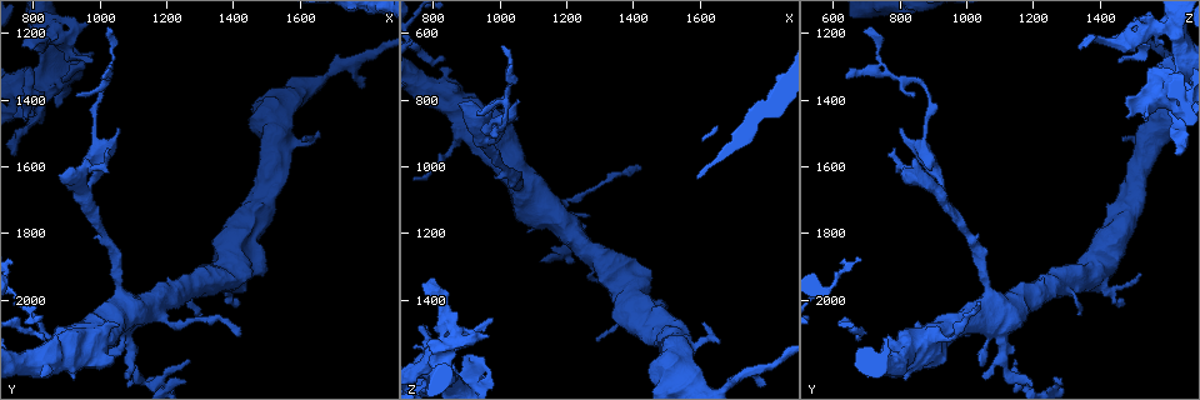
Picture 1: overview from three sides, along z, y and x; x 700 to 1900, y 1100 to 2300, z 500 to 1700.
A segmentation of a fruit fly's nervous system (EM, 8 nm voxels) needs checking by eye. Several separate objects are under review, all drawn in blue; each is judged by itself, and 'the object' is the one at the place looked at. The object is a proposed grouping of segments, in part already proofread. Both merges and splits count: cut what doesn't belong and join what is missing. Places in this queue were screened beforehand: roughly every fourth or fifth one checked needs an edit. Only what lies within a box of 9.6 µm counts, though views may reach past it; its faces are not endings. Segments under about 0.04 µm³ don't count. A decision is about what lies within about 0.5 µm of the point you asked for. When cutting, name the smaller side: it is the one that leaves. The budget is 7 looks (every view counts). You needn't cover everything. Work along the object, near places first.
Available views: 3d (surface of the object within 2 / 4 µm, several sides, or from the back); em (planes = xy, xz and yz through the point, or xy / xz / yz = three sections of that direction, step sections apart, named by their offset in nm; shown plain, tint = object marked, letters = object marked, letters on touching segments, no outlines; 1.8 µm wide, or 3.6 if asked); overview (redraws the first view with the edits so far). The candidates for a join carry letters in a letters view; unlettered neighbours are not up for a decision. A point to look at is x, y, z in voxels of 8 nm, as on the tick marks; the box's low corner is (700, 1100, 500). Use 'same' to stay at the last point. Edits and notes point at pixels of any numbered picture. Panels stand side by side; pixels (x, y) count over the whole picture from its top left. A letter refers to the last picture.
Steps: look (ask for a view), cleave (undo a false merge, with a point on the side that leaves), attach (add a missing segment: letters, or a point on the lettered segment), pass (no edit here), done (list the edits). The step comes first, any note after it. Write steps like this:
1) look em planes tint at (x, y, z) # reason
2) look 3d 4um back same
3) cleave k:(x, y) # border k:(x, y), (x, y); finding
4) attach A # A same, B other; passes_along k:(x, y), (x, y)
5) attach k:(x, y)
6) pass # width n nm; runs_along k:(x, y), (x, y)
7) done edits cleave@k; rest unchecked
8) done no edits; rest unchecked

look em 3.6um planes letters at (1130, 2250, 1290) # free end

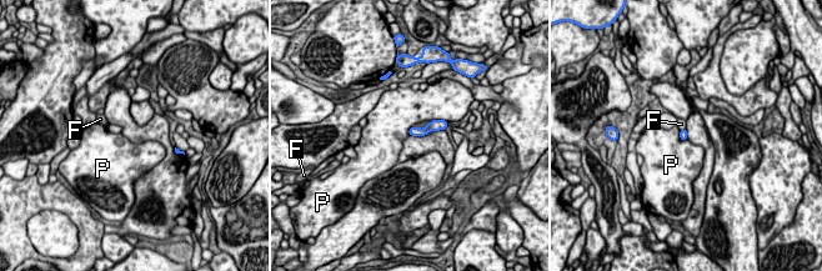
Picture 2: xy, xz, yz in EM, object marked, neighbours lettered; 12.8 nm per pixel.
pass # F other, P other; border 2:(680, 130), (680, 136), (686, 140); none of them fits

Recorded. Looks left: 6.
look em planes tint at (830, 2220, 700) # branch stops here

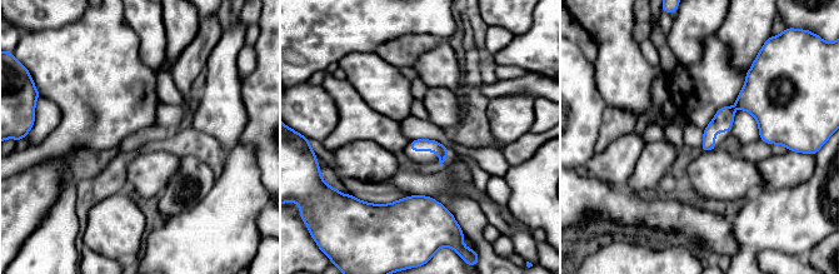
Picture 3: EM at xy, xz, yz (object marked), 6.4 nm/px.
look em planes letters same # what lies round it

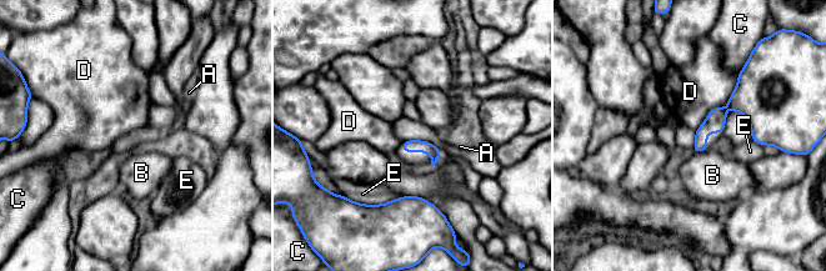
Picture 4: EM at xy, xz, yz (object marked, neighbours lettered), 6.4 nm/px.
pass # A other, B other, C other, D other, E other; runs_along 4:(741, 81), (696, 149); no lettered segment goes on from it

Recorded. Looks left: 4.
look 3d 4um at (1290, 1930, 1520) # tapers out

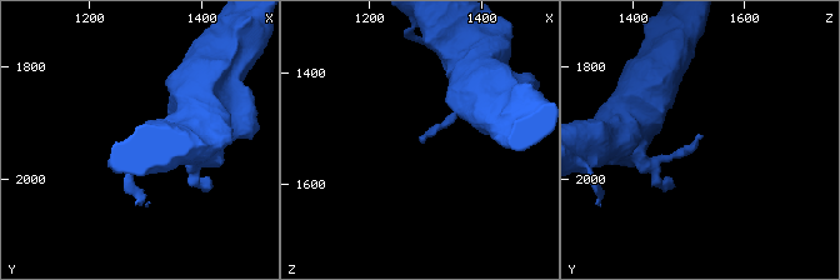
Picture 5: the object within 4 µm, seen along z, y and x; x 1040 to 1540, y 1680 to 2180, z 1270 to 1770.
look em 3.6um yz step 16 letters at (1290, 1925, 1520)

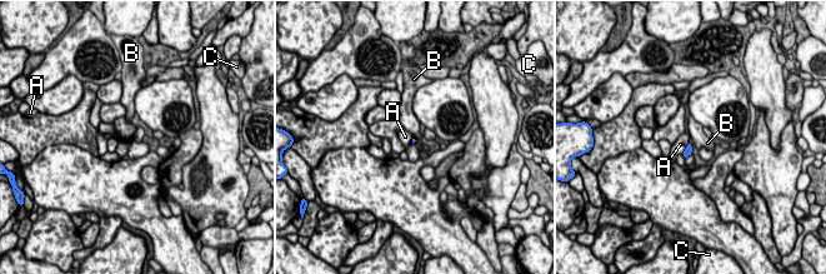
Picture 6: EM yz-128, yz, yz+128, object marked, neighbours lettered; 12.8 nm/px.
pass # A other, B other, C other; border 6:(689, 142), (681, 153); no lettered segment goes on from it

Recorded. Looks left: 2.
done no edits; rest unchecked

